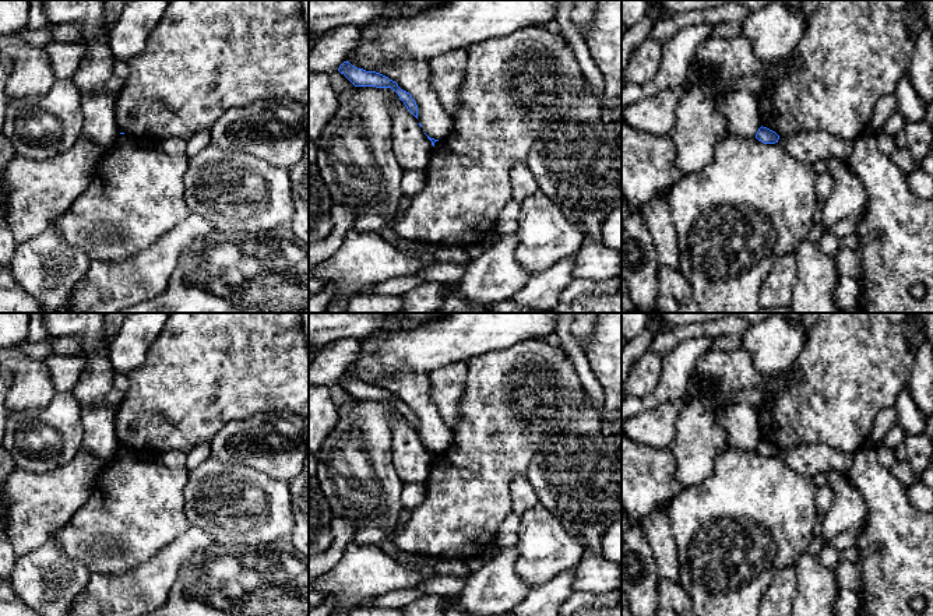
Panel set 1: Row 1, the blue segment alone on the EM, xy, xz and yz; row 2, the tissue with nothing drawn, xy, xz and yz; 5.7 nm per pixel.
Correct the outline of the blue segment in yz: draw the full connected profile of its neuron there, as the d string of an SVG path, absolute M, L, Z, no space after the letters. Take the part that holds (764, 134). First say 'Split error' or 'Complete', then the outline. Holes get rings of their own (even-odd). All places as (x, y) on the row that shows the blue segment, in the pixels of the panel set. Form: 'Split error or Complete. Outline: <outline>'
Split error. Outline: M761 126L756 138L764 144L778 142L789 155L809 165L820 159L838 159L848 163L855 148L855 140L839 138L824 131L778 135Z

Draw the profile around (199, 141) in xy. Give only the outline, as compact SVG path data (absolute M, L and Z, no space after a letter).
M201 130L197 134L194 134L190 140L187 140L187 148L184 154L189 158L193 158L210 144L211 144L210 130Z

